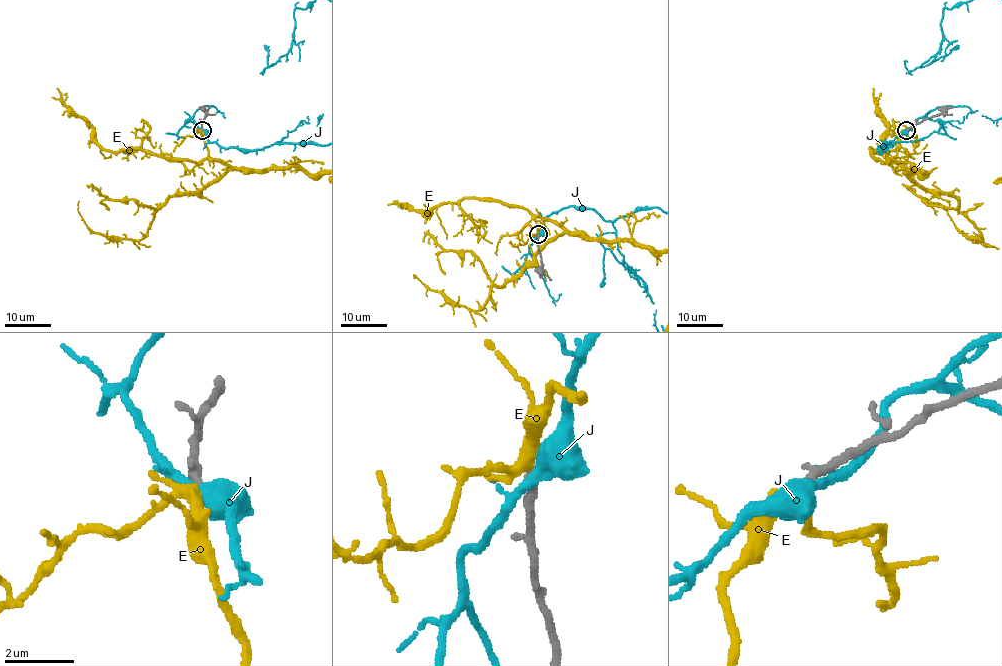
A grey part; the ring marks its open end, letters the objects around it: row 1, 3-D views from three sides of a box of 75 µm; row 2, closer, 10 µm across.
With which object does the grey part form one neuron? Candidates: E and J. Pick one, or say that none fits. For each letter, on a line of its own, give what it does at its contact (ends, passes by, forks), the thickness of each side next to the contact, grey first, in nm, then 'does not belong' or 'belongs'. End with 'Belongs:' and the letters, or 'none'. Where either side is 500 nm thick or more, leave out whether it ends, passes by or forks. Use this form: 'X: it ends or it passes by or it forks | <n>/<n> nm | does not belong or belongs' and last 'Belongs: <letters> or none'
E: it forks | 300/280 nm | belongs
J: it forks | 320/300 nm | does not belong
Belongs: E

